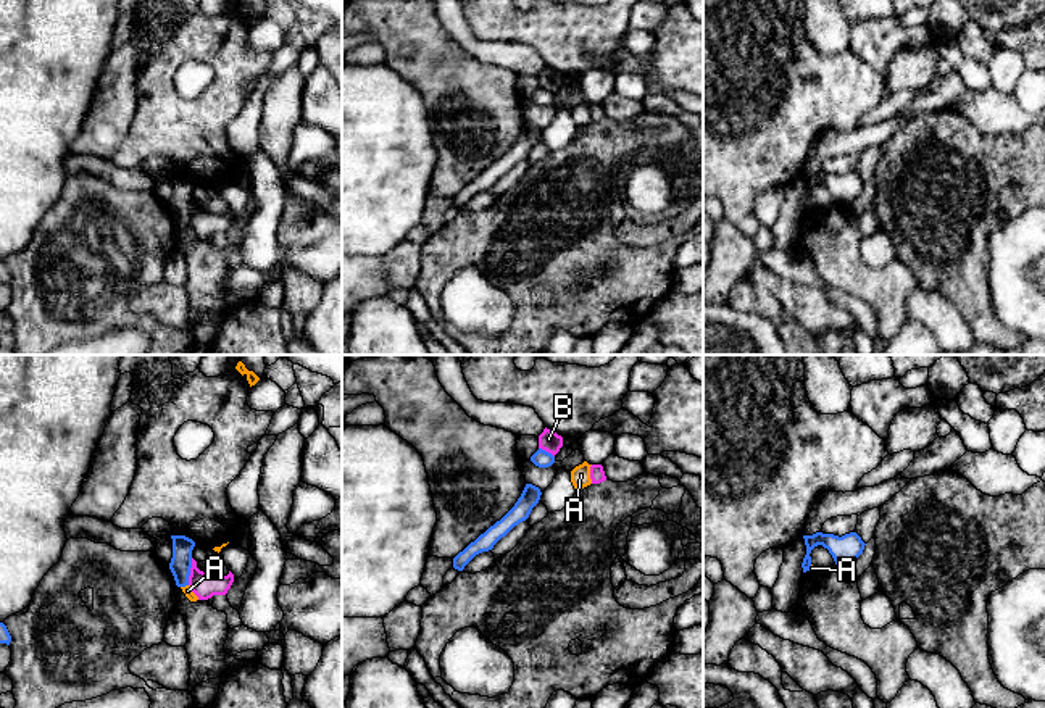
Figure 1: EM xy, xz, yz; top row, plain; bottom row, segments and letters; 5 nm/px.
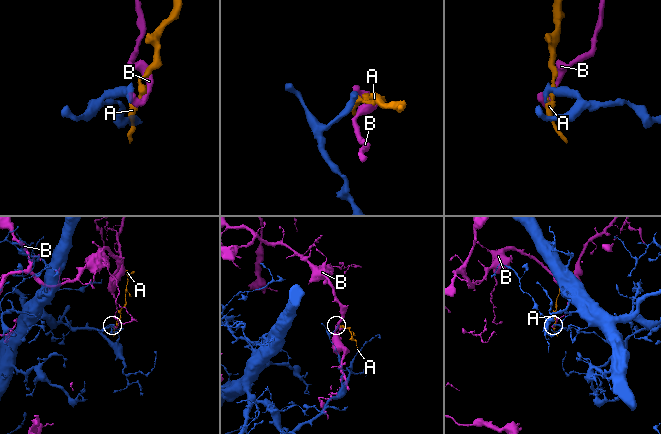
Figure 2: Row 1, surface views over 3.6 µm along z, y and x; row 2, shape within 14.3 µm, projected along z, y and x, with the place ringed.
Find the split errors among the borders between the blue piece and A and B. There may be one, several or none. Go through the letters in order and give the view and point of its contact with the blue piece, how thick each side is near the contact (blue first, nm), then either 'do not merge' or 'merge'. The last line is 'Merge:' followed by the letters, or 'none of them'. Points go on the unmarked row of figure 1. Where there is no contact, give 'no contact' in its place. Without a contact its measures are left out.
A: meets blue in xy at (184, 224); 110 nm thick on the blue side, 50 nm on the other; merge
B: meets blue in xy at (189, 210); 110 nm thick on the blue side, 120 nm on the other; do not merge
Merge: A

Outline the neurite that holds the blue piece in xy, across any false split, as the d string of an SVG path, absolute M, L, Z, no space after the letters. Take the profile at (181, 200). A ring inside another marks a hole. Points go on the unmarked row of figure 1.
M171 174L173 177L173 197L169 208L174 214L176 224L182 227L190 240L197 240L198 235L192 231L189 224L189 214L192 206L192 189L195 181L185 174Z

